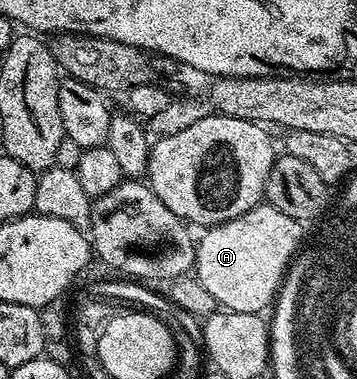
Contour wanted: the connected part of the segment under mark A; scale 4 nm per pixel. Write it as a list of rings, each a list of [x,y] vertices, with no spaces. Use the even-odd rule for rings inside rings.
[[[269,204],[255,206],[242,216],[232,218],[229,222],[221,222],[219,226],[210,226],[199,235],[195,243],[196,261],[194,263],[195,277],[214,296],[214,300],[225,311],[233,314],[258,314],[267,311],[276,301],[281,282],[291,264],[292,259],[301,249],[299,244],[298,225],[290,216],[276,211]]]

